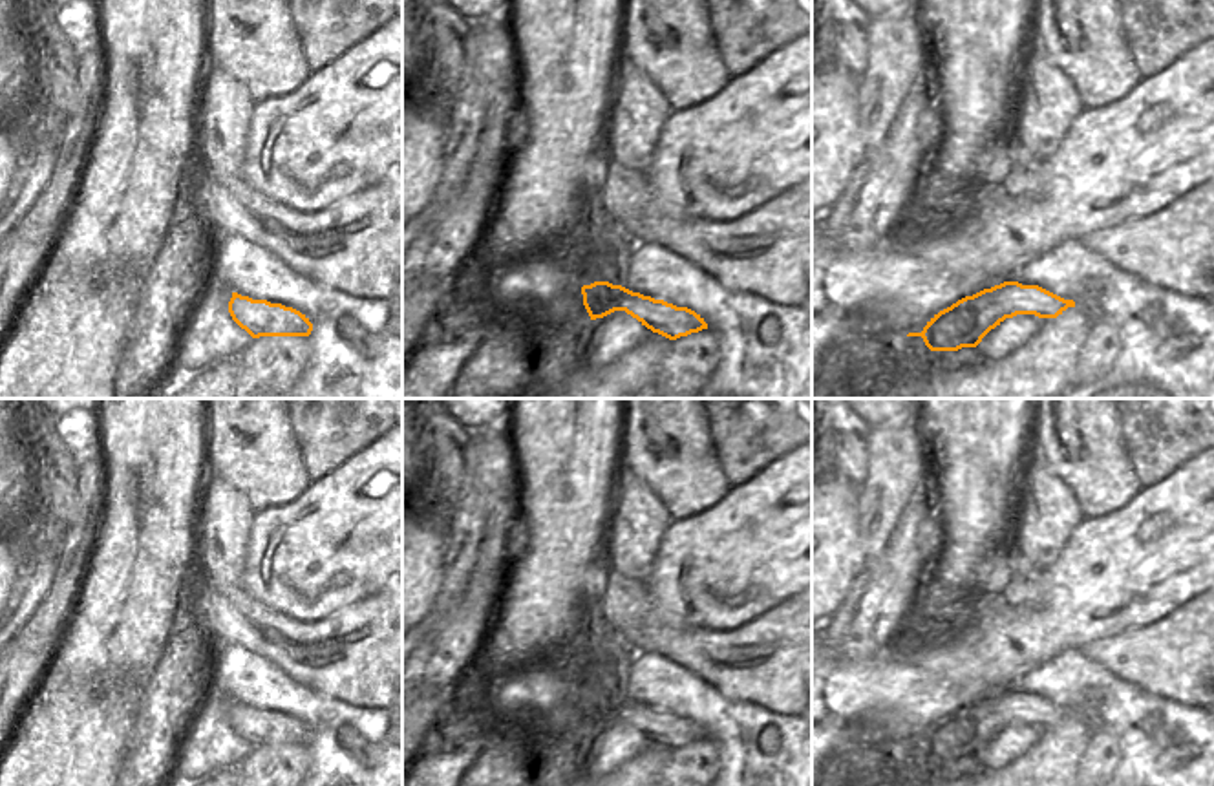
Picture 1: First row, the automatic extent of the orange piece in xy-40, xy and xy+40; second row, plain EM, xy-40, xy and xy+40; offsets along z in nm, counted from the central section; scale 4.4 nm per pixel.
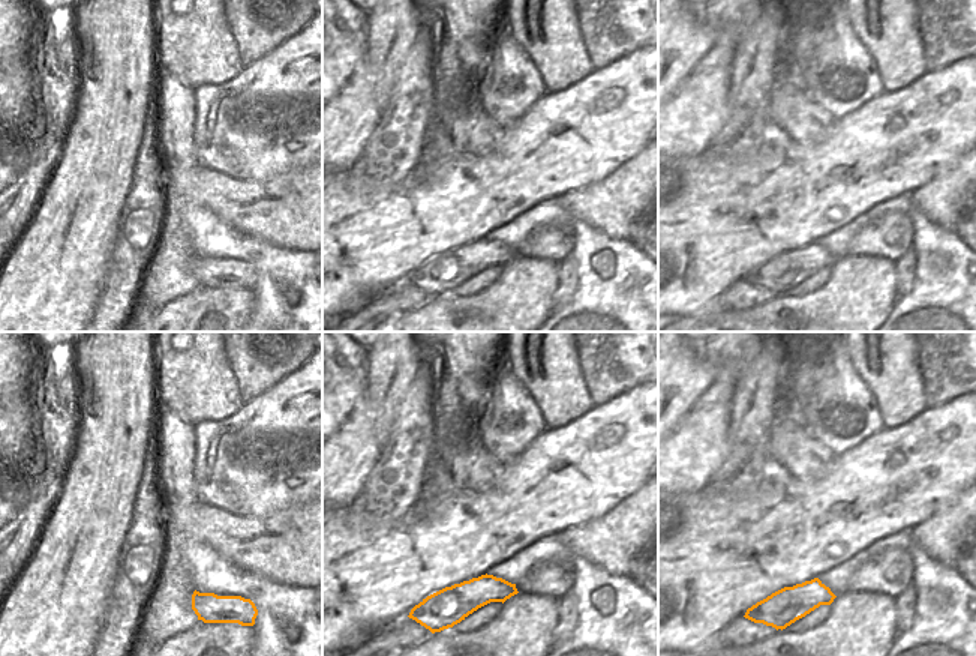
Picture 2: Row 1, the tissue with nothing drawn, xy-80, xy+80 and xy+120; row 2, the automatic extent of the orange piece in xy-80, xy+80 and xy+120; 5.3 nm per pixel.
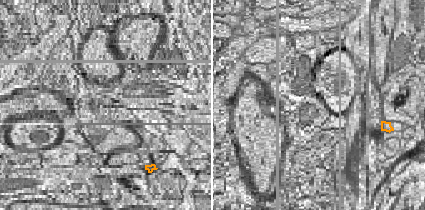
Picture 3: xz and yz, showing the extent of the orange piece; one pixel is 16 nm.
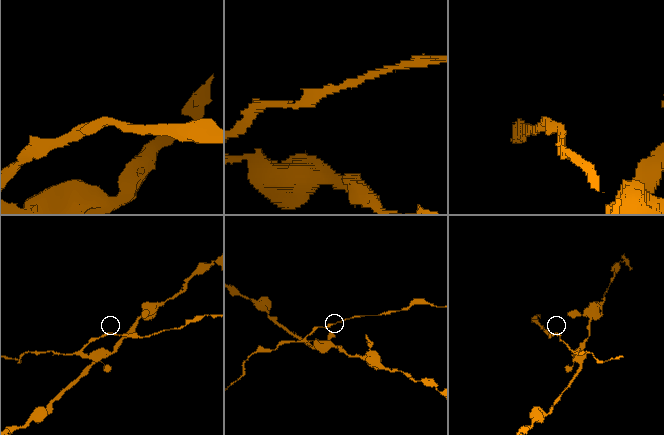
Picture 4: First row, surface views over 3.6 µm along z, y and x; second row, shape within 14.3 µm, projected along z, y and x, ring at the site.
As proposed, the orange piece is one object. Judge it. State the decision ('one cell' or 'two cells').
two cells

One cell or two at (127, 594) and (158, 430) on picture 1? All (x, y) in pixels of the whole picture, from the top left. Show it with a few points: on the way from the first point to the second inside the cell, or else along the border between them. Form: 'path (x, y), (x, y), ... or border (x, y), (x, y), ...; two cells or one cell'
path (145, 554), (154, 470); one cell

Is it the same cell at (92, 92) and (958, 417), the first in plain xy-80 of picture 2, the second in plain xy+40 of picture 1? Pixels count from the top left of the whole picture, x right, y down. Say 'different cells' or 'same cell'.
same cell

